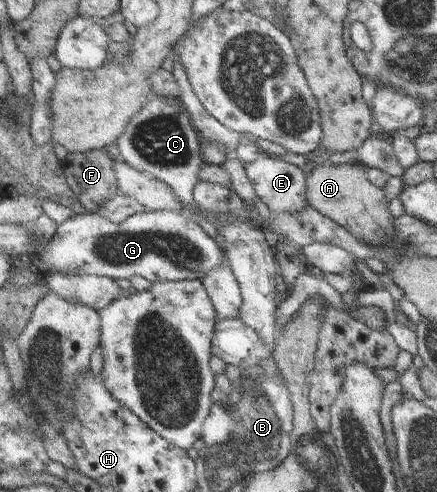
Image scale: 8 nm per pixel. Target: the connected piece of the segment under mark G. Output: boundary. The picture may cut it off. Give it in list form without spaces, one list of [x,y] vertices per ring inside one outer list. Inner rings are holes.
[[[147,211],[135,215],[123,222],[113,222],[100,214],[77,214],[69,221],[57,226],[57,231],[51,237],[51,245],[47,251],[36,260],[44,275],[51,273],[79,273],[89,276],[114,278],[119,281],[141,276],[152,285],[164,282],[183,282],[186,280],[202,280],[208,273],[222,264],[225,251],[218,244],[203,233],[197,220],[185,218],[176,212]]]

